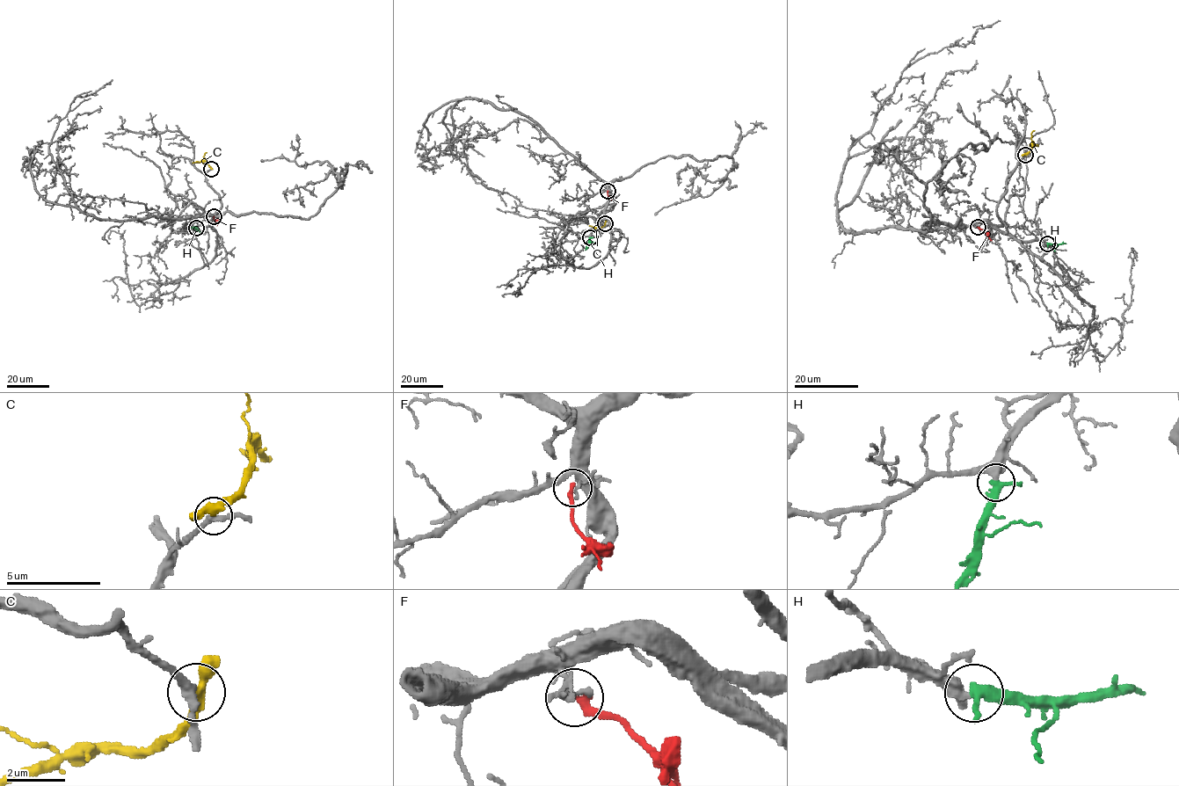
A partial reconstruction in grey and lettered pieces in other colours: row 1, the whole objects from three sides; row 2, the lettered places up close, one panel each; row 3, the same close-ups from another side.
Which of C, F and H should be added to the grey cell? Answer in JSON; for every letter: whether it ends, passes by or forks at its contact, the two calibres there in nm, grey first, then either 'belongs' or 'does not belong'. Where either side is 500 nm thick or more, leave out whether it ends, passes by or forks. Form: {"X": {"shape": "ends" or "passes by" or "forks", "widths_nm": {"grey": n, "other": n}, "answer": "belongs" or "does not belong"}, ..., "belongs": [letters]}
{"C": {"shape": "passes by", "widths_nm": {"grey": 300, "other": 360}, "answer": "does not belong"}, "F": {"shape": "ends", "widths_nm": {"grey": 130, "other": 280}, "answer": "does not belong"}, "H": {"shape": "passes by", "widths_nm": {"grey": 400, "other": 360}, "answer": "belongs"}, "belongs": ["H"]}

